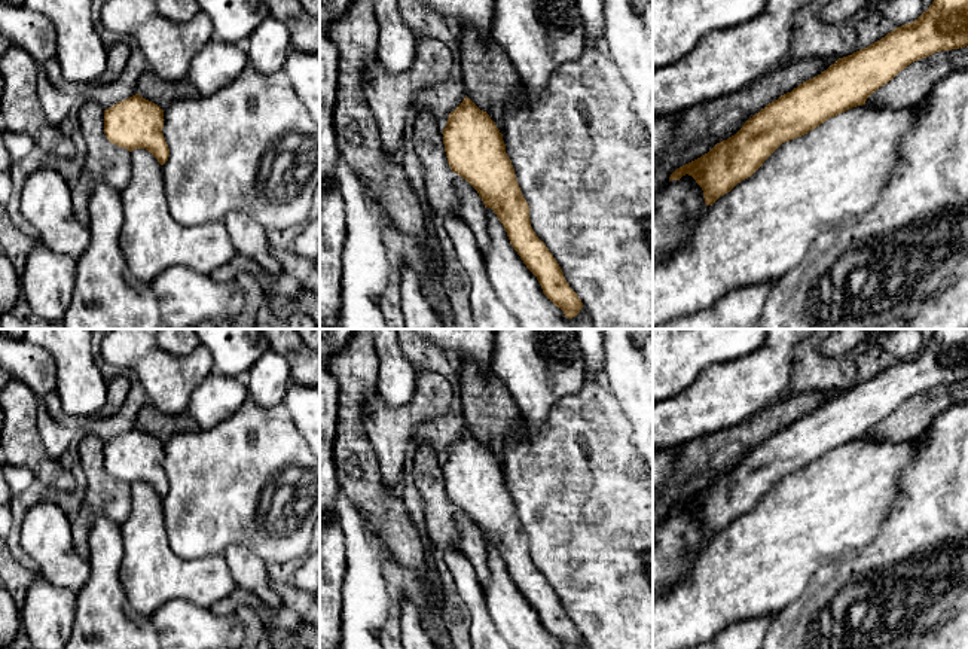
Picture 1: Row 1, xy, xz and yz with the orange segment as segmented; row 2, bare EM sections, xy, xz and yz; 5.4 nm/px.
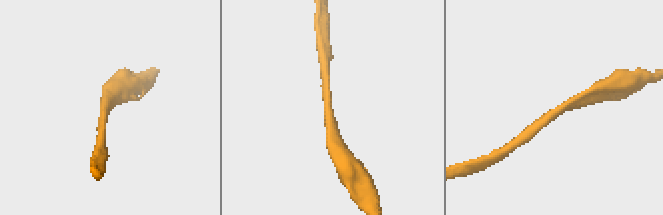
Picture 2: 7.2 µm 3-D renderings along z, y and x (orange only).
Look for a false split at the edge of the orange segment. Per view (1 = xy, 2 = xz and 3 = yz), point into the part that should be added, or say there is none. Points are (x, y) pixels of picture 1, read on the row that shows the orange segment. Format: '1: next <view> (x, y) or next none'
1: next none
2: next none
3: next none

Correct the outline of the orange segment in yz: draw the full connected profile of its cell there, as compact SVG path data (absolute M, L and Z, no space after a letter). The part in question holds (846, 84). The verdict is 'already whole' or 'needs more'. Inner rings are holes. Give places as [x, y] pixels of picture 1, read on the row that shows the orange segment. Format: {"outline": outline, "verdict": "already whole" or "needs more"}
{"outline": "M934 0L916 21L897 27L852 55L839 58L821 74L769 103L749 118L735 135L717 143L700 158L677 168L669 182L680 180L685 174L691 176L703 191L705 204L712 205L738 183L751 177L782 143L807 134L852 107L865 104L874 91L911 63L935 52L965 46L968 46L968 0Z", "verdict": "already whole"}

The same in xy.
{"outline": "M140 94L104 110L104 134L110 143L129 152L146 149L161 165L170 156L162 128L164 110Z", "verdict": "already whole"}

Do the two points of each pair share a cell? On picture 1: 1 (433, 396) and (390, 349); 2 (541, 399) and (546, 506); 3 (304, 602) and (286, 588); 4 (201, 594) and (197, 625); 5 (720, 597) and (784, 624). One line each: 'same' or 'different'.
1: different
2: different
3: same
4: different
5: different

